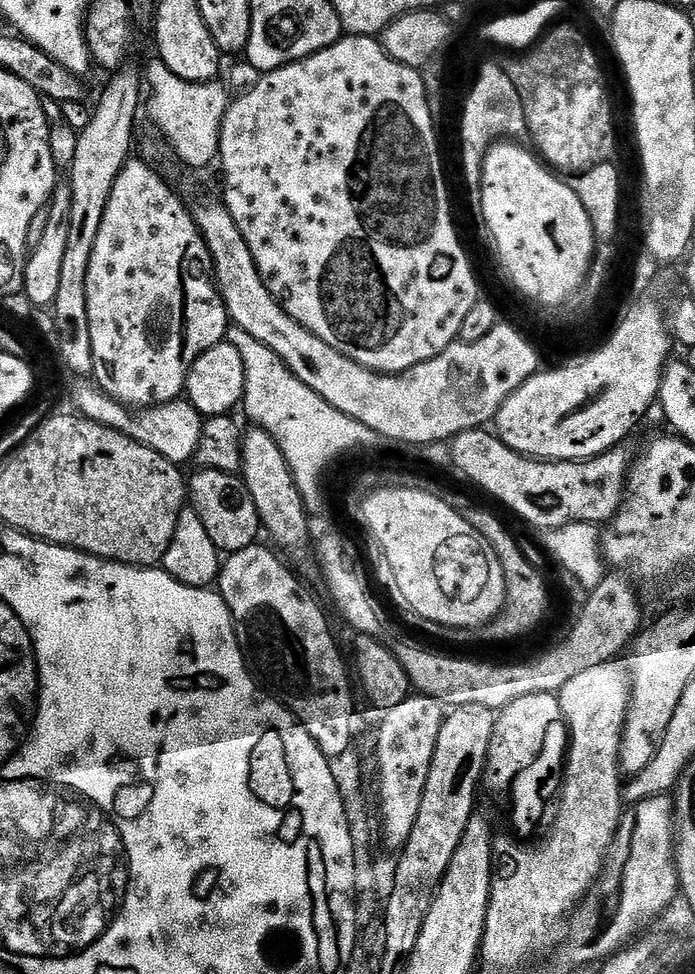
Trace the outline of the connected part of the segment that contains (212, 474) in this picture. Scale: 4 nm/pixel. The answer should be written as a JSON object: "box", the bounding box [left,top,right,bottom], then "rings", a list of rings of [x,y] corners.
{"box":[186,468,261,553],"rings":[[[209,468],[193,473],[187,481],[186,492],[191,507],[196,509],[198,518],[202,518],[202,526],[206,526],[206,534],[210,534],[210,542],[217,553],[237,552],[242,550],[242,546],[250,546],[250,542],[261,539],[260,515],[254,506],[254,498],[250,498],[250,490],[239,475]]]}

